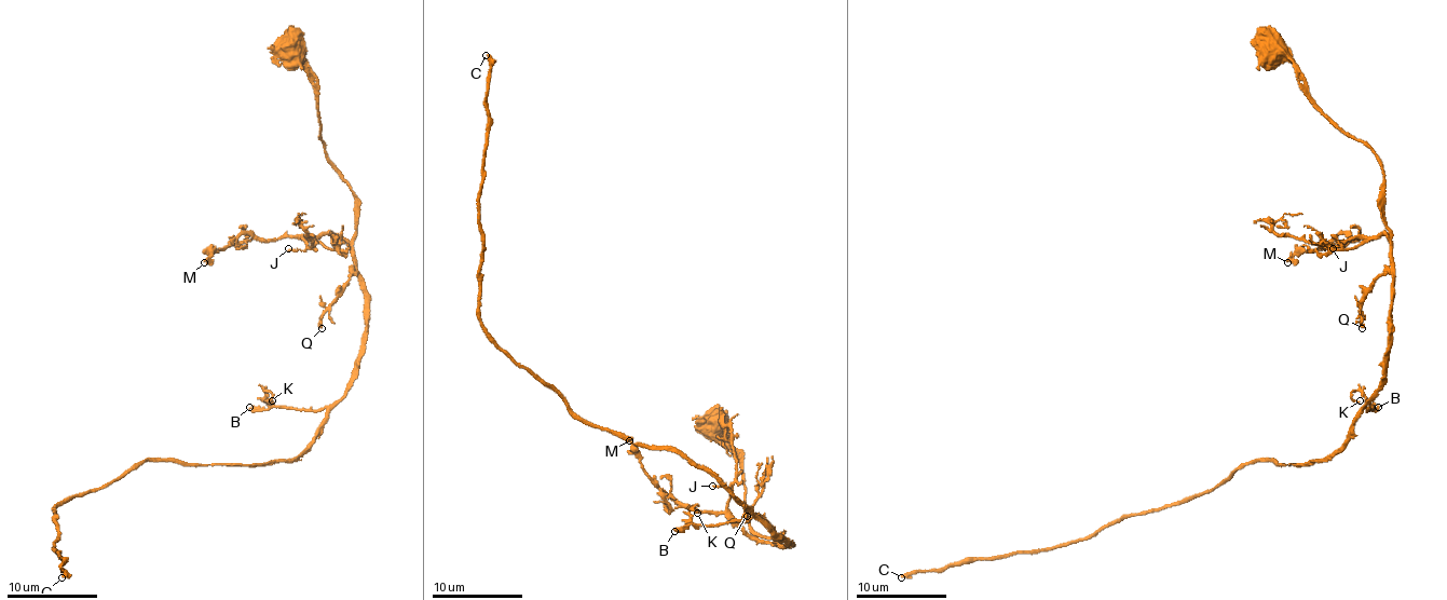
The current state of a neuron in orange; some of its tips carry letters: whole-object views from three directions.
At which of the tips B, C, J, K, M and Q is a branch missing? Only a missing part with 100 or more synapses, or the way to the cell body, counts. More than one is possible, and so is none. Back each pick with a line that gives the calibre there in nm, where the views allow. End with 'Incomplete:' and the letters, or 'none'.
C: 320 nm thick
Incomplete: C

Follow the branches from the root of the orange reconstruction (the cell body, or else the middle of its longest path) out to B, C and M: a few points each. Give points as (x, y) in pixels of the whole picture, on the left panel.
B: (284, 49), (313, 87), (325, 153), (354, 196), (365, 343), (352, 386), (331, 405), (249, 407)
C: (284, 49), (354, 196), (365, 291), (356, 378), (290, 460), (138, 462), (59, 505), (62, 577)
M: (284, 49), (313, 87), (319, 139), (354, 196), (356, 230), (350, 240), (239, 235), (204, 262)

